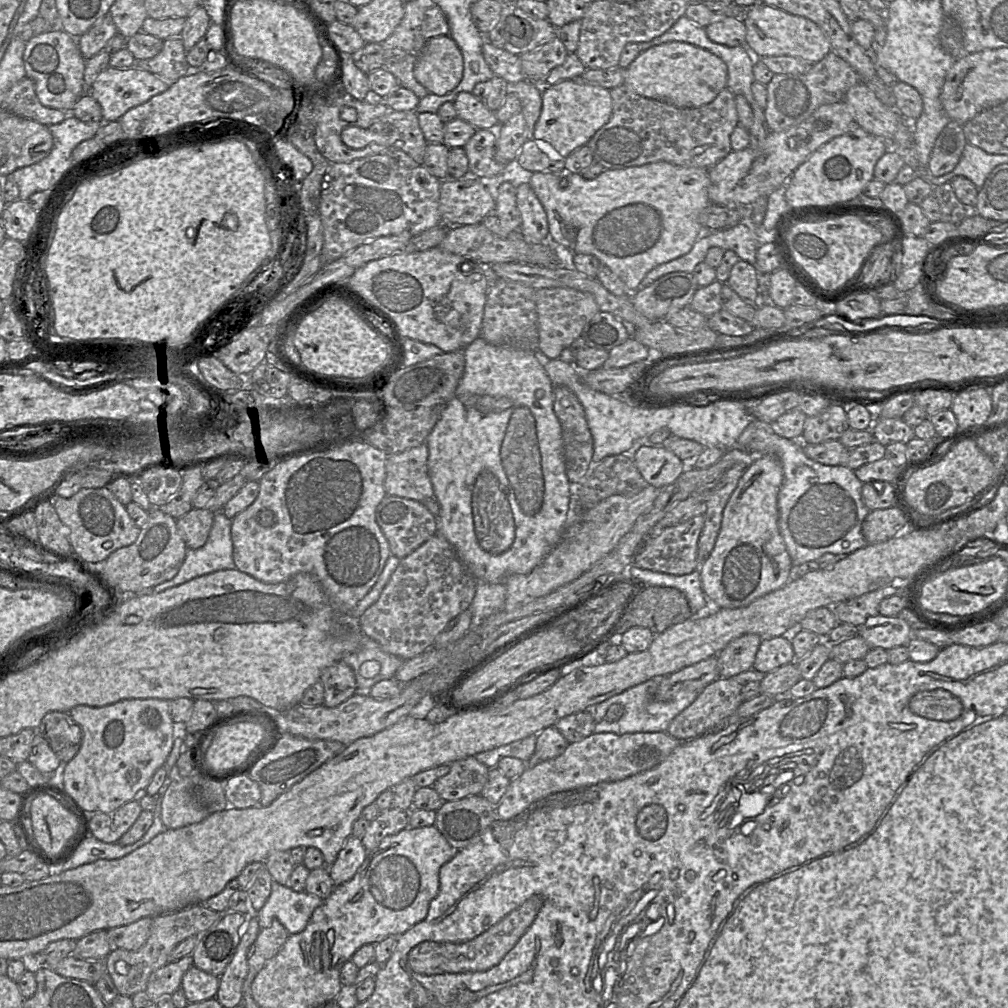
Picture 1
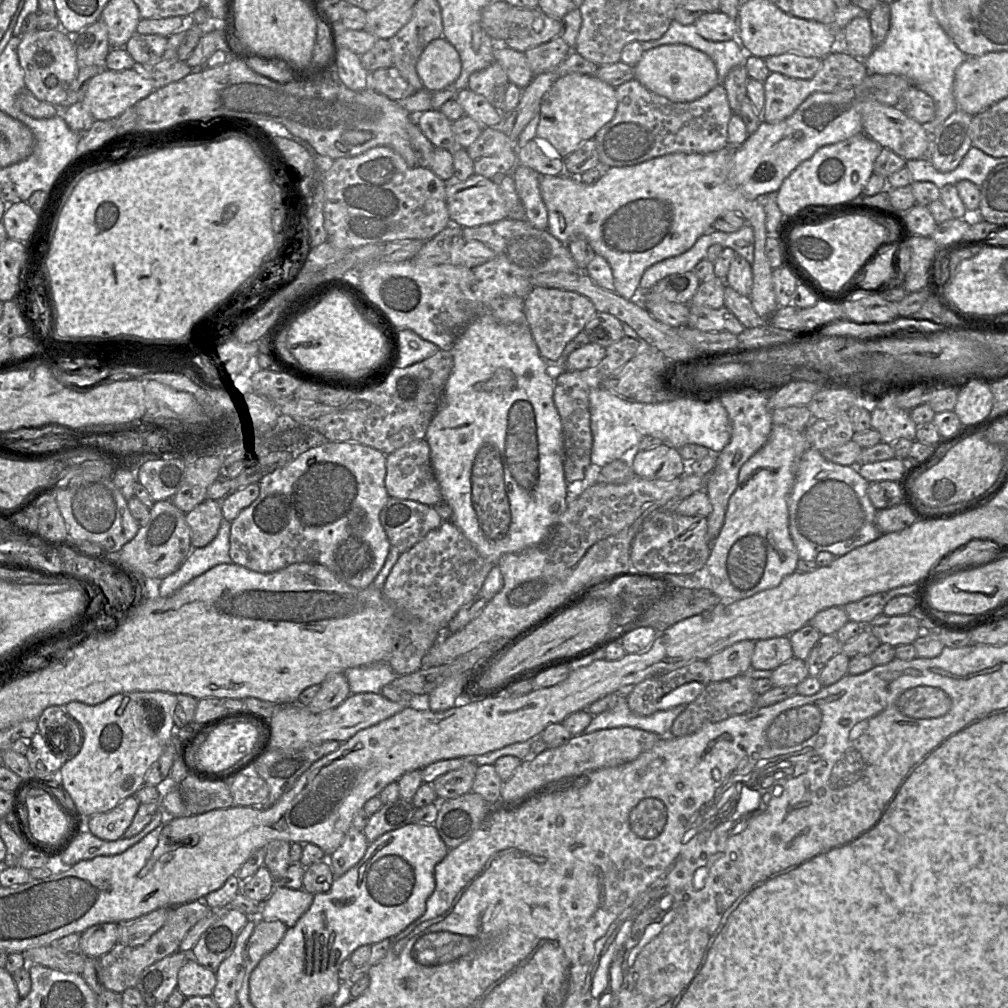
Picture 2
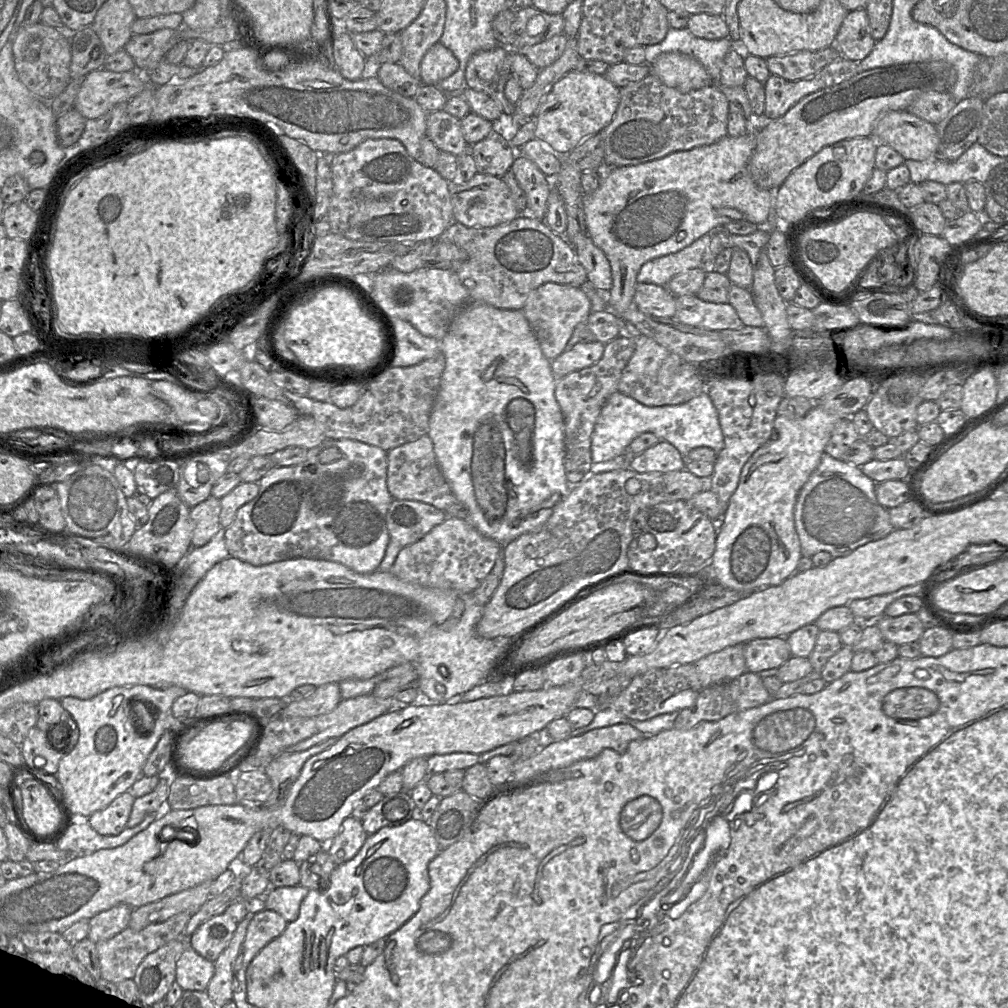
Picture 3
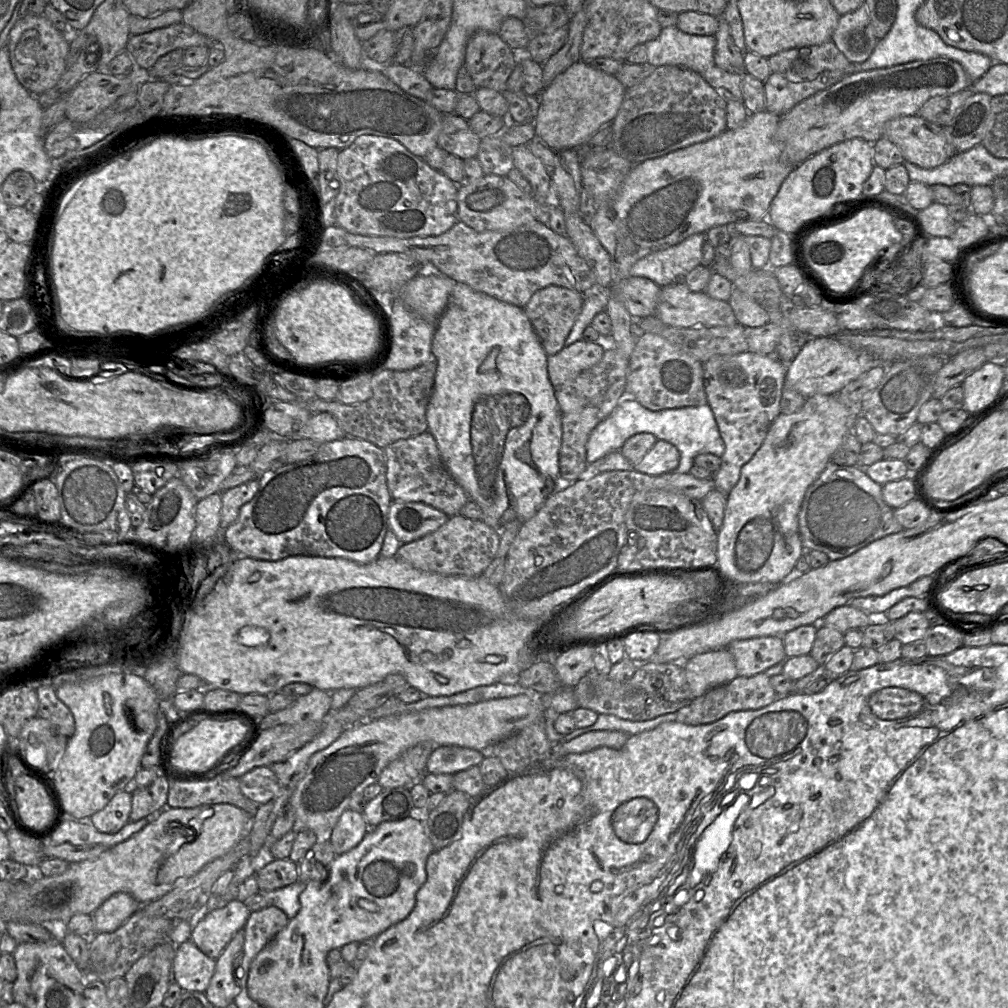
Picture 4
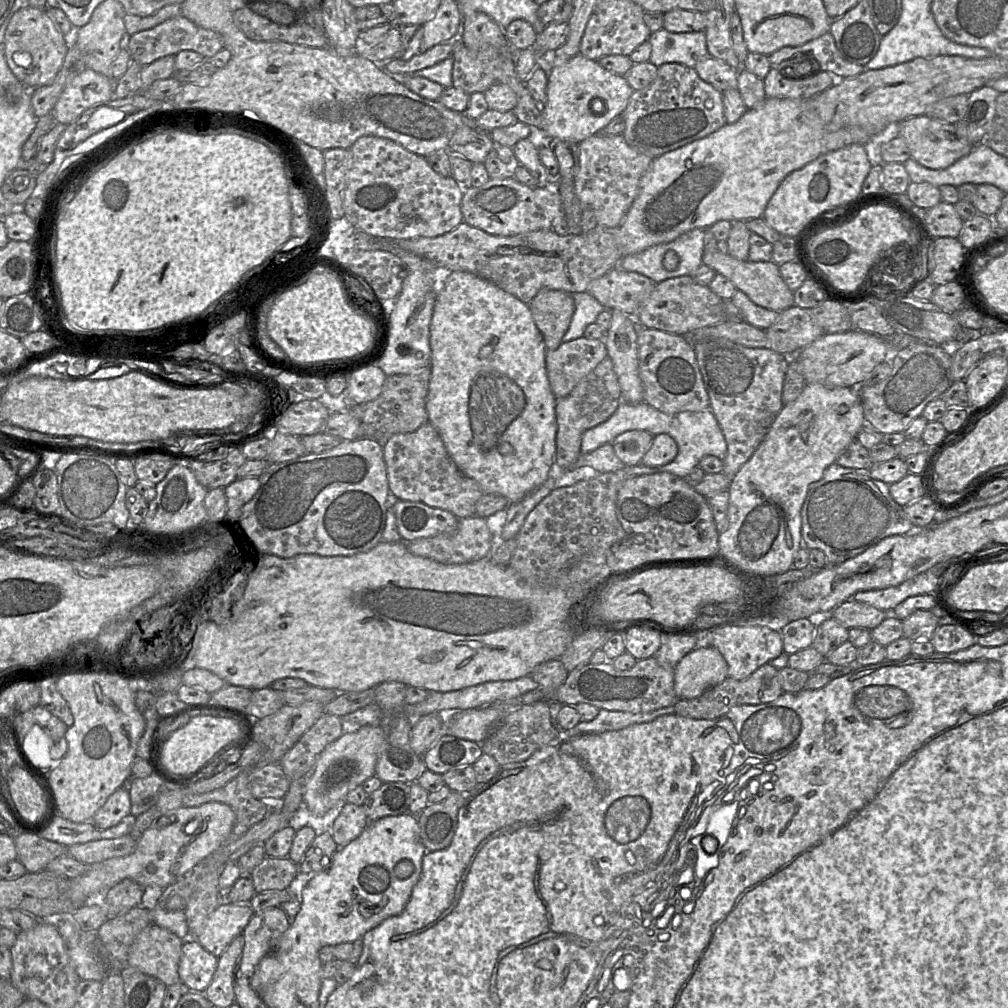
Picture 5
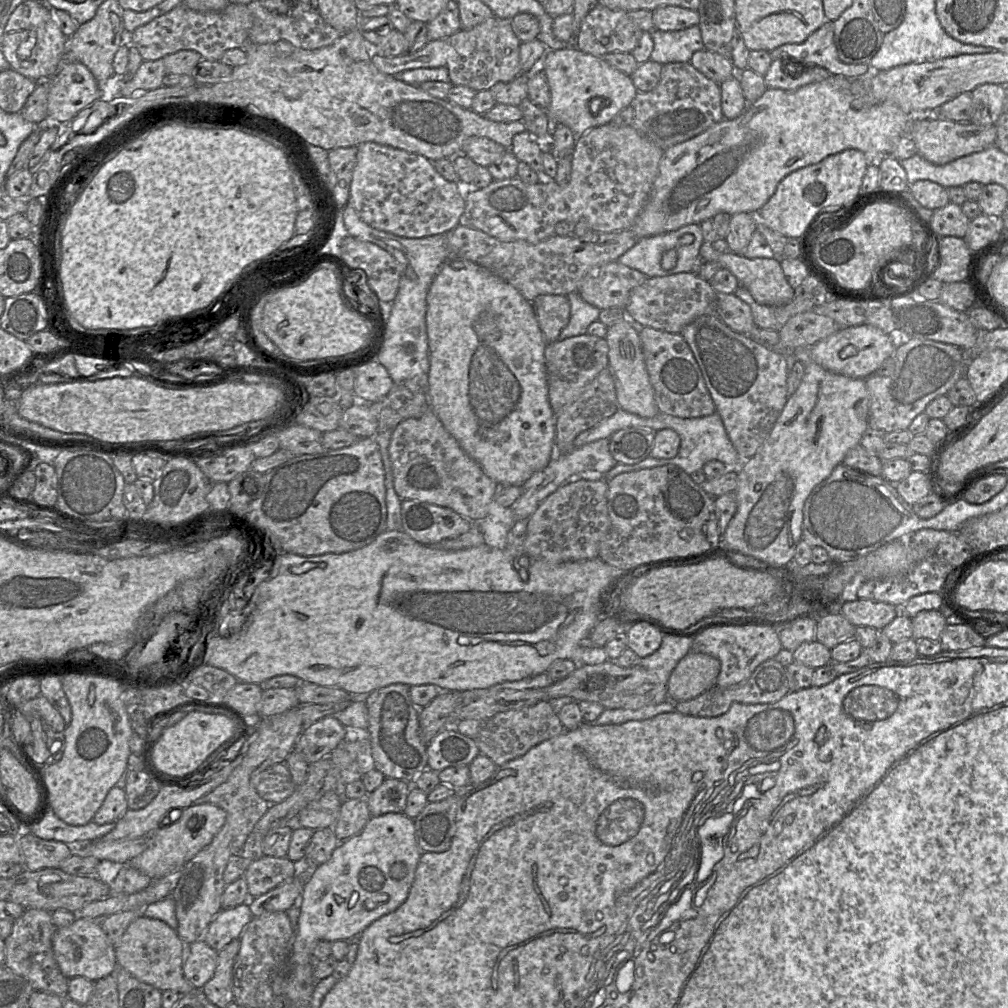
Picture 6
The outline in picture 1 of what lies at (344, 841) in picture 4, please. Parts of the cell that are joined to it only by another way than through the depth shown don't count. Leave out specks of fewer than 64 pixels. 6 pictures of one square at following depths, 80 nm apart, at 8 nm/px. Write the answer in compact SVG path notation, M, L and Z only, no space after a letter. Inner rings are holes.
M350 836L338 853L335 862L328 868L334 885L339 886L351 880L367 854L361 839Z

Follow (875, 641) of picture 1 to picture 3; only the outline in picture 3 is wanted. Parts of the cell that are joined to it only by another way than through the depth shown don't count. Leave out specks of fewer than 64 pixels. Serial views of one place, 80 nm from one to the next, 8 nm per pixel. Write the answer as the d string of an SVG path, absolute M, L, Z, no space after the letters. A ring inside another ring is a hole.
M904 614L897 617L882 615L871 622L875 623L882 632L885 641L897 646L918 641L925 628L916 614Z

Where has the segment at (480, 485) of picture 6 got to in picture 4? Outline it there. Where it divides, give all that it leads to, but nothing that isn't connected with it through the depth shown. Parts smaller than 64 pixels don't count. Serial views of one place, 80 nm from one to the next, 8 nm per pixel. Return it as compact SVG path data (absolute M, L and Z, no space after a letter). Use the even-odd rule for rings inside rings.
M428 430L418 436L388 445L384 448L384 454L387 486L394 501L421 502L452 517L458 515L470 500L466 491L445 468L437 443Z

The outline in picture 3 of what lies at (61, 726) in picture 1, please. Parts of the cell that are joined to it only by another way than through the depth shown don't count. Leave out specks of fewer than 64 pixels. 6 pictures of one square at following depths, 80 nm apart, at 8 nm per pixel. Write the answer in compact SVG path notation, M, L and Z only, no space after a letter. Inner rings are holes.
M46 698L38 703L38 721L36 724L44 732L54 726L65 726L67 729L67 745L63 753L69 753L77 744L79 729L72 716L63 708L60 700Z

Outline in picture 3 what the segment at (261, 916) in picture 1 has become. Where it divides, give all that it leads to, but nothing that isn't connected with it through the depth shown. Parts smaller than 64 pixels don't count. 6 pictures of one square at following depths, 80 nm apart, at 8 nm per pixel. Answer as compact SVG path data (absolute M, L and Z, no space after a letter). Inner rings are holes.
M301 886L270 888L265 894L265 907L279 913L288 922L299 917L300 905L307 896L309 889Z

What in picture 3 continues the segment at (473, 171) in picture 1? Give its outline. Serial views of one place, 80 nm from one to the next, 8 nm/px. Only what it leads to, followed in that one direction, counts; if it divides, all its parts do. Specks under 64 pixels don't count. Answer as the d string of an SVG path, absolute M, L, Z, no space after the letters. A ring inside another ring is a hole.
M493 129L486 138L471 145L469 152L475 160L478 173L502 177L511 169L517 150Z

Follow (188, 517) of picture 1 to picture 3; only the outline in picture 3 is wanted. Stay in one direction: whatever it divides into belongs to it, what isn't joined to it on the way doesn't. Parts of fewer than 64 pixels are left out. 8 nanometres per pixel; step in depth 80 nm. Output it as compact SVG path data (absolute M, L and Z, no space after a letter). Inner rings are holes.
M211 495L204 501L190 508L192 547L205 545L218 532L221 528L220 512L220 499Z

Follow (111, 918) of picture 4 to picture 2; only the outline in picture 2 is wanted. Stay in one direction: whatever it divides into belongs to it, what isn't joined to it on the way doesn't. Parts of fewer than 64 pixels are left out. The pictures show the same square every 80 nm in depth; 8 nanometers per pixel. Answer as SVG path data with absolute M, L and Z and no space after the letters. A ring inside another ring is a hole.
M97 924L85 930L80 937L79 952L96 959L108 953L118 943L118 924Z

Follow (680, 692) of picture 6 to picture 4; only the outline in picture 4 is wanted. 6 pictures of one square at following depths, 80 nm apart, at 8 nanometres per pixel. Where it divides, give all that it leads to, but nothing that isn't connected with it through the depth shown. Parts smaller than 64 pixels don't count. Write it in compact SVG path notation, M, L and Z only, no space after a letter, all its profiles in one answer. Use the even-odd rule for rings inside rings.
M727 648L701 653L679 663L683 664L692 698L738 676L734 658Z

